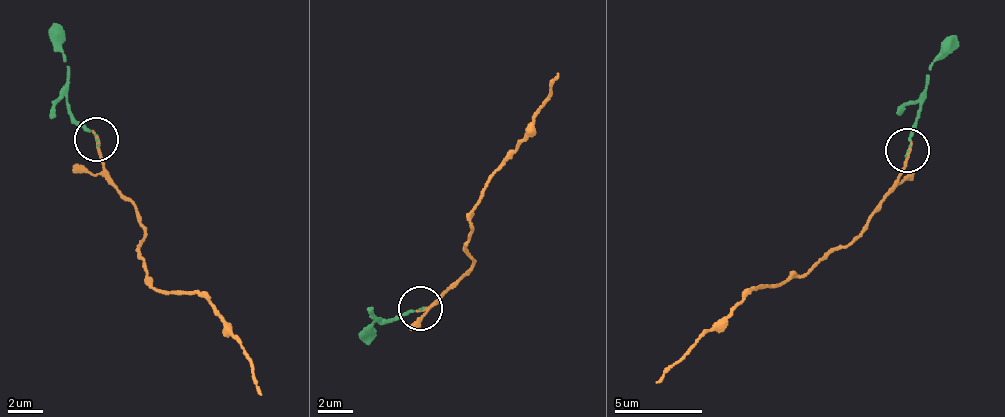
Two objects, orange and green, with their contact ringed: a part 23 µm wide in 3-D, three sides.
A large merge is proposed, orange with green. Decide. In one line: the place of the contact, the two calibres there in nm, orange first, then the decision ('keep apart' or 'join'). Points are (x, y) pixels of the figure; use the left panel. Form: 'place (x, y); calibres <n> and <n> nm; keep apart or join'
place (96, 139); calibres 200 and 60 nm; keep apart

